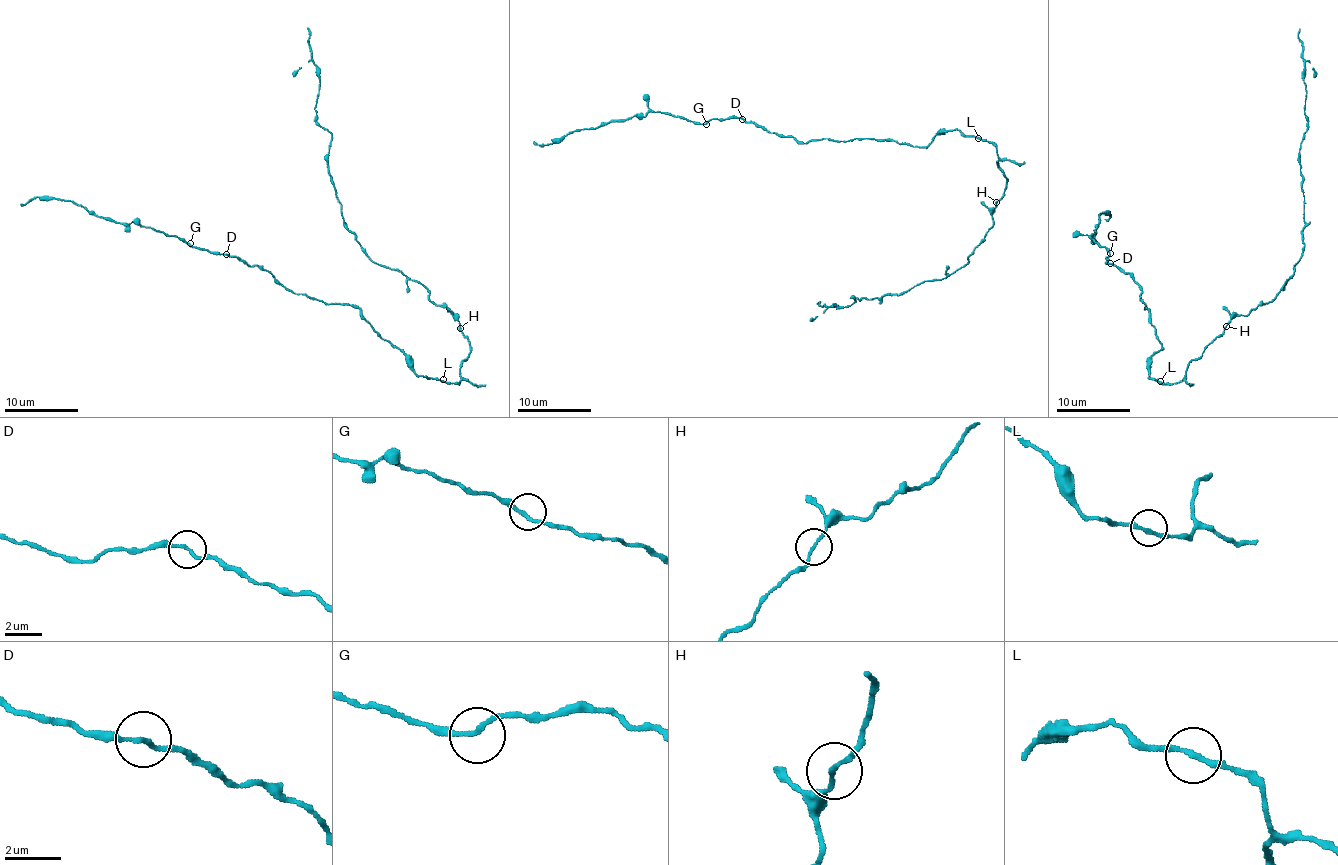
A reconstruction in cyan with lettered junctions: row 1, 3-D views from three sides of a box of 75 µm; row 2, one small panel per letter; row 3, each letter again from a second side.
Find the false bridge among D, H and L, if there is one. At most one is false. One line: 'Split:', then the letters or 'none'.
Split: none

